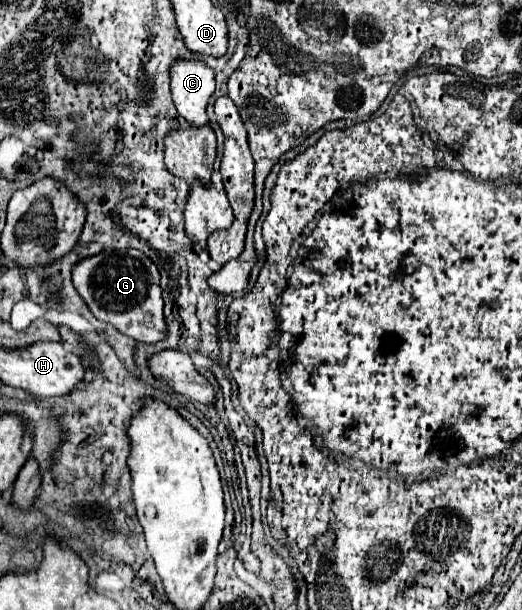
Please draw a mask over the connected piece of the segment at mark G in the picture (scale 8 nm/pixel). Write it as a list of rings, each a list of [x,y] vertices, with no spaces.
[[[115,250],[81,260],[73,272],[73,284],[93,316],[111,324],[143,344],[157,344],[167,338],[163,320],[163,298],[159,286],[159,268],[139,250]]]

